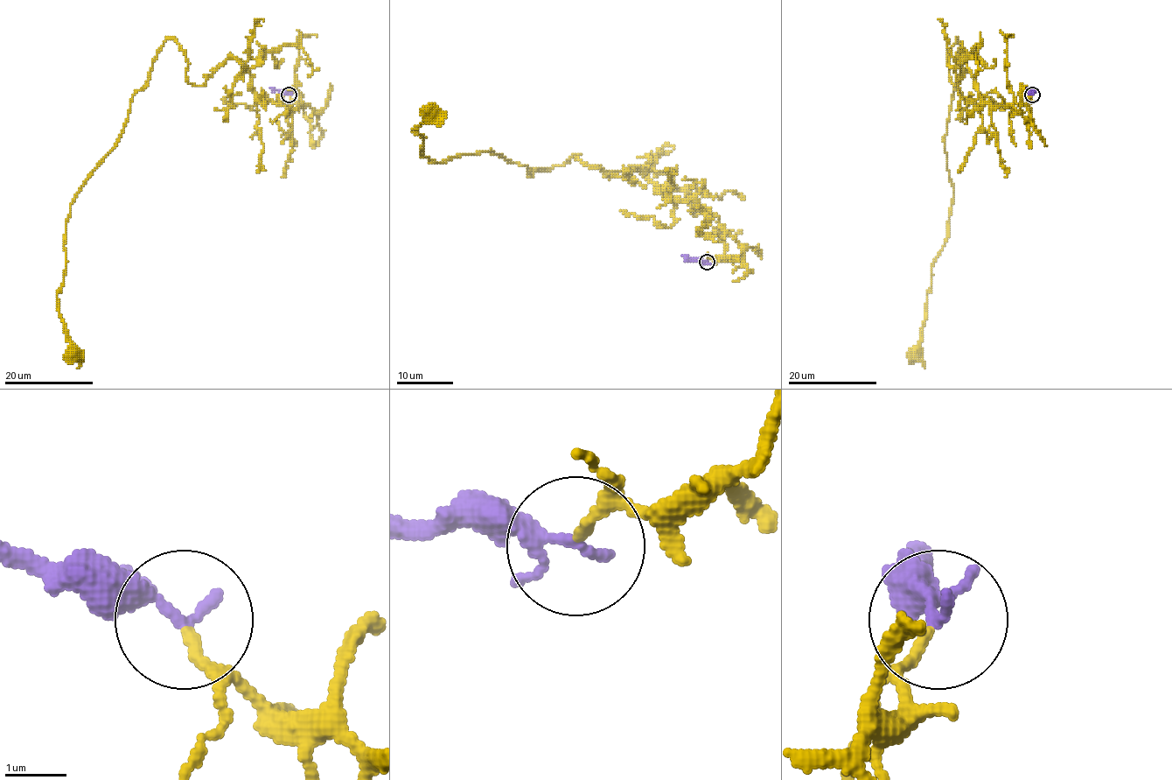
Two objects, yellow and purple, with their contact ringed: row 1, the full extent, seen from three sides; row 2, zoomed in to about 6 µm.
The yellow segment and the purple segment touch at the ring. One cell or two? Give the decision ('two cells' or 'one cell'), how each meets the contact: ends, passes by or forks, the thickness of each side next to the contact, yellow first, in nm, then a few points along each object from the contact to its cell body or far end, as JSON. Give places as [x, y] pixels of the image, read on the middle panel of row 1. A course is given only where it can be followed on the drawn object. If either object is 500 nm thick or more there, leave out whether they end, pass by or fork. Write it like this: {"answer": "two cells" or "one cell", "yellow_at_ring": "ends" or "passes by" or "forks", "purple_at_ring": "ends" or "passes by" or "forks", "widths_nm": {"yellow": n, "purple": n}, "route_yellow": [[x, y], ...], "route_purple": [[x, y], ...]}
{"answer": "one cell", "yellow_at_ring": "ends", "purple_at_ring": "passes by", "widths_nm": {"yellow": 180, "purple": 170}, "route_yellow": [[707, 262], [723, 253], [718, 218], [642, 167], [432, 162], [413, 128], [435, 112]], "route_purple": [[707, 262], [687, 260], [681, 256]]}

